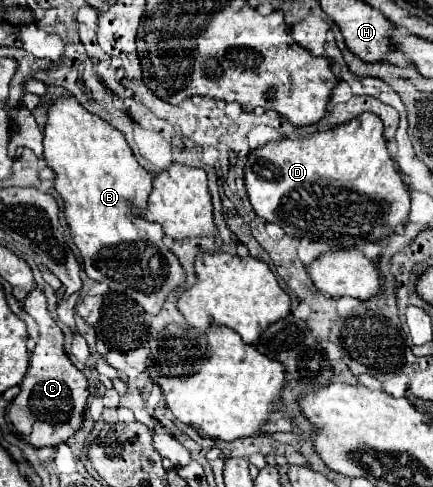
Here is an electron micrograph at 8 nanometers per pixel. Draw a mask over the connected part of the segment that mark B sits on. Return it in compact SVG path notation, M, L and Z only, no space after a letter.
M62 94L62 96L60 96L56 102L52 102L50 108L48 108L48 120L46 120L46 128L44 128L44 160L46 160L46 166L54 170L54 188L56 188L56 192L58 192L58 194L62 196L62 200L64 200L64 216L66 216L66 222L68 222L68 228L70 228L70 234L72 234L72 242L74 242L76 248L80 250L82 264L84 264L84 272L88 274L88 278L98 280L98 282L106 282L112 290L124 292L126 296L134 298L146 312L158 314L160 308L162 308L162 304L164 304L164 300L166 300L166 296L168 296L168 292L170 292L170 290L176 290L176 288L180 288L180 286L184 284L184 274L182 274L182 268L180 268L180 264L178 264L178 258L176 258L176 256L164 246L164 242L162 242L162 236L164 236L162 226L160 226L160 224L154 224L154 222L148 222L148 220L144 220L144 218L138 218L138 216L134 216L132 210L130 210L132 204L136 204L138 208L142 208L142 206L146 204L146 200L148 200L148 196L150 196L150 190L152 190L152 176L138 164L136 156L132 154L132 150L130 150L130 146L128 146L128 142L126 142L126 138L124 138L124 134L122 134L120 130L116 130L114 126L110 126L106 120L100 120L100 116L86 112L86 108L82 108L82 106L78 104L78 100L76 100L72 94Z

